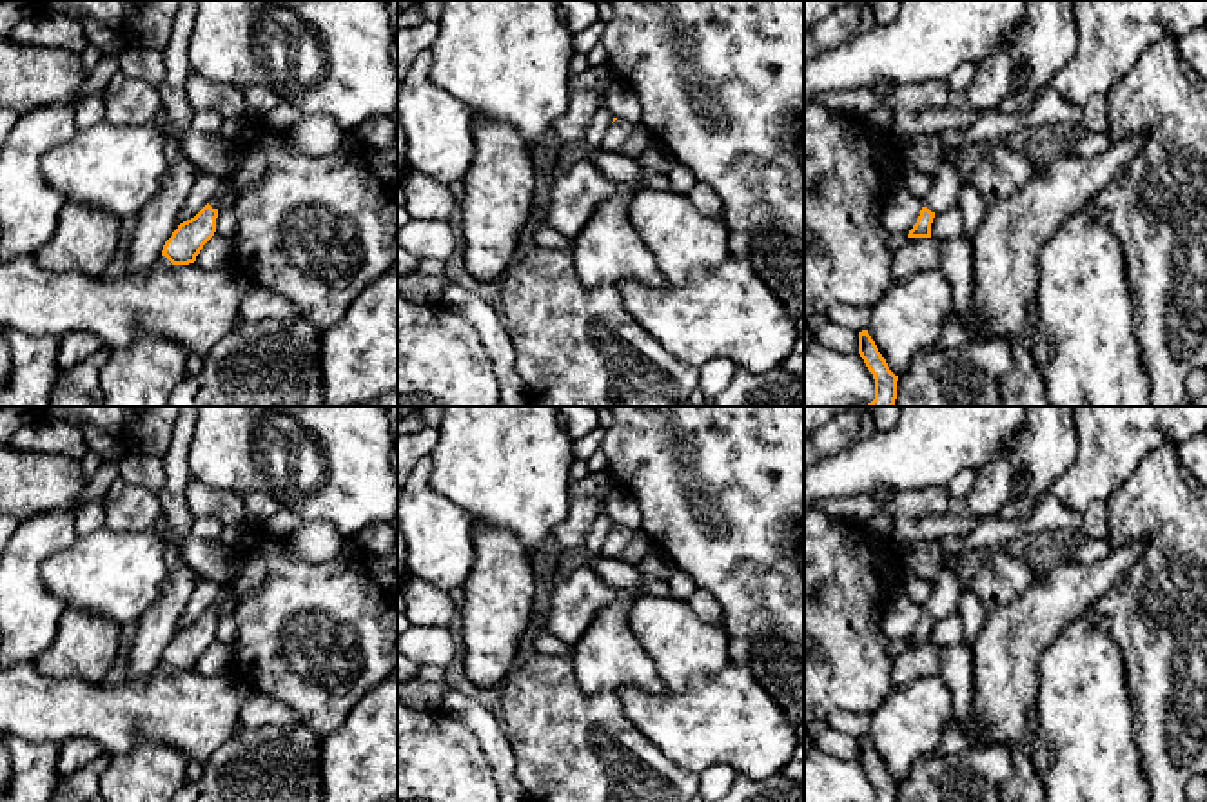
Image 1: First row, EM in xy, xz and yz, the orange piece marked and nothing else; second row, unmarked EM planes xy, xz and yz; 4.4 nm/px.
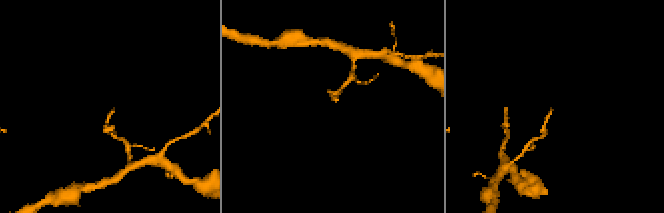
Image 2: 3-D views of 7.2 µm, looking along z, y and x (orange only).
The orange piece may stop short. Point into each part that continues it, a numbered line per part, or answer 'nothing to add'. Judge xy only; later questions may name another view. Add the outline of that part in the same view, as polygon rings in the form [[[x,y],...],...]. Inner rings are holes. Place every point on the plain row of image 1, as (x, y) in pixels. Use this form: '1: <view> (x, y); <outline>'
1: xy (222, 596); [[[220,584],[220,592],[216,593],[212,604],[209,606],[209,611],[216,615],[216,611],[221,608],[221,604],[227,601],[231,592],[231,584]]]

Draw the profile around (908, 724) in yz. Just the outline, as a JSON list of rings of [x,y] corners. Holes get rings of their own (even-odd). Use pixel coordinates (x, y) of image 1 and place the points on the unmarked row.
[[[940,675],[920,677],[889,691],[871,713],[868,740],[900,782],[915,760],[940,749],[942,731],[953,720],[951,691]]]

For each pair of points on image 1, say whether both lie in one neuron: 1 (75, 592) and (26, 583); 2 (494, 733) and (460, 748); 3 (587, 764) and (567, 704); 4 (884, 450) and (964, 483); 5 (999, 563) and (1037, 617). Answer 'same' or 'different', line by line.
1: different
2: different
3: same
4: different
5: different

